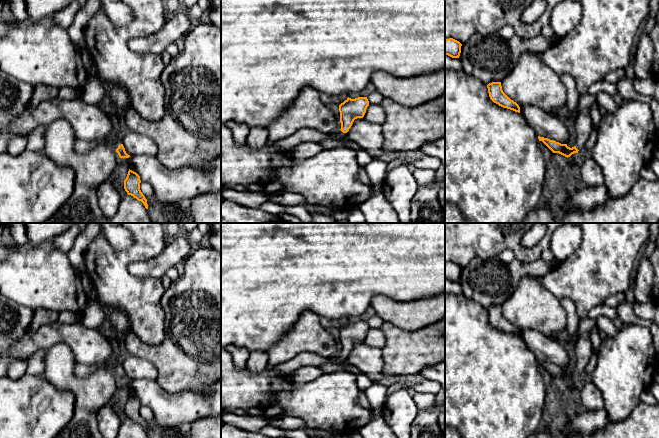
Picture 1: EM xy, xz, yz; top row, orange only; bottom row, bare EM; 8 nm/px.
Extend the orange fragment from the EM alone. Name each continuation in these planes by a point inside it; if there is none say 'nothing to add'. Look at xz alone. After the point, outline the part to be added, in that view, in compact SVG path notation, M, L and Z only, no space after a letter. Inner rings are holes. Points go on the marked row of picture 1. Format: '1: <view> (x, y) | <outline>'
1: xz (303, 135) | M302 128L298 130L293 135L283 139L279 140L275 144L288 152L291 152L296 146L299 144L305 143L305 142L320 142L322 140L326 140L329 138L334 138L335 136L338 136L342 139L346 138L346 133L343 133L341 130L333 133L333 134L325 134L322 132L319 132L312 128Z

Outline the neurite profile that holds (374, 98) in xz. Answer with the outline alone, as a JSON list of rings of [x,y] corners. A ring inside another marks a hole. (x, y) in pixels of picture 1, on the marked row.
[[[376,90],[373,91],[371,94],[368,95],[367,97],[369,104],[372,105],[381,105],[383,96],[379,94]]]

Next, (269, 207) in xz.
[[[267,201],[259,207],[259,210],[273,215],[284,215],[285,207],[274,202]]]

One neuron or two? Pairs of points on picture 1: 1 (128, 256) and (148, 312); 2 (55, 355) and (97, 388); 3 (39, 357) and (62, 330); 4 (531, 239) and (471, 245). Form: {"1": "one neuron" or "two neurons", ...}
{"1": "one neuron", "2": "one neuron", "3": "two neurons", "4": "two neurons"}

